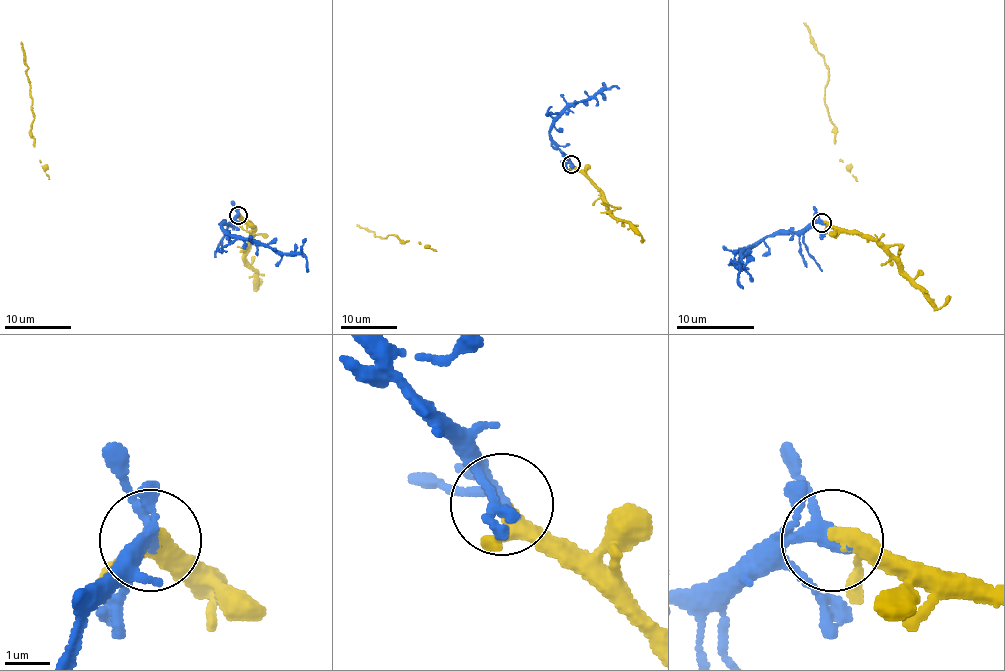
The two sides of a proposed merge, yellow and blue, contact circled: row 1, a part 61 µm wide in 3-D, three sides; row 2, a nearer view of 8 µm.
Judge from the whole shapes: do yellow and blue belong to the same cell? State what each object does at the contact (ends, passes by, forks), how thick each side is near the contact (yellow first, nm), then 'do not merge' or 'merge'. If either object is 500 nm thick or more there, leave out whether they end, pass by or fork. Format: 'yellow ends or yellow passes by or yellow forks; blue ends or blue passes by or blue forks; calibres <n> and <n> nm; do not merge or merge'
yellow passes by; blue passes by; calibres 280 and 280 nm; merge

